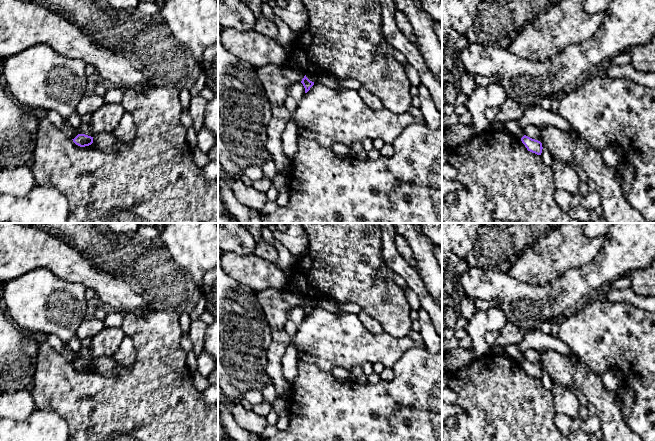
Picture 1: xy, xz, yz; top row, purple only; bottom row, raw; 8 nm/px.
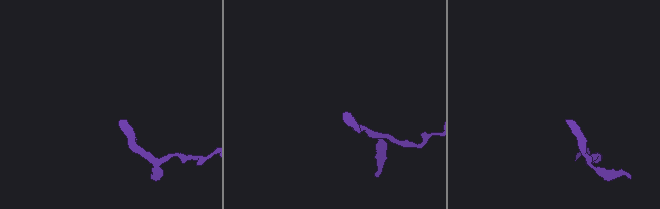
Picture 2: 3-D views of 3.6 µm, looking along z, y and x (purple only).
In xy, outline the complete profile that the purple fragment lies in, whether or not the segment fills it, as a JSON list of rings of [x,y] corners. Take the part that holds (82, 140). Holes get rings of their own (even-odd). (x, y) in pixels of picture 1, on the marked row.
[[[78,134],[72,140],[76,145],[78,145],[80,147],[89,146],[93,143],[93,137],[85,135],[85,134]]]

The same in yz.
[[[526,135],[521,138],[522,143],[525,145],[528,151],[541,155],[542,153],[542,143],[538,140],[532,139]]]

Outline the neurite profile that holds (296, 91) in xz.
[[[301,82],[292,84],[288,90],[288,96],[295,101],[300,101],[305,95],[305,88]]]

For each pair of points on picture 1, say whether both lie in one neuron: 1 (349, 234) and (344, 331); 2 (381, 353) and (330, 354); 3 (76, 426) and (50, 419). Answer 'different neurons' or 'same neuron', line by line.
1: different neurons
2: same neuron
3: different neurons

